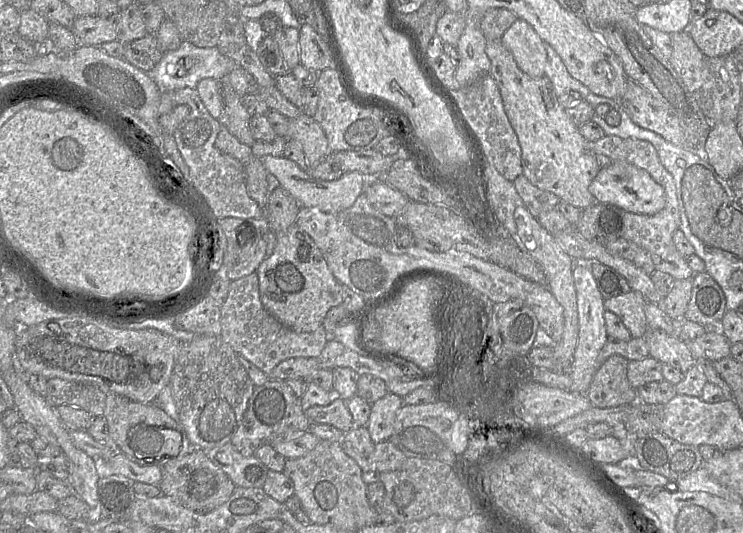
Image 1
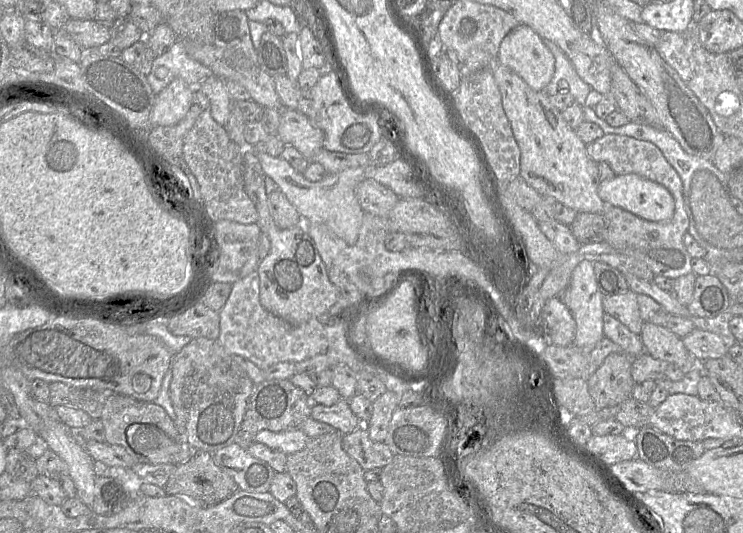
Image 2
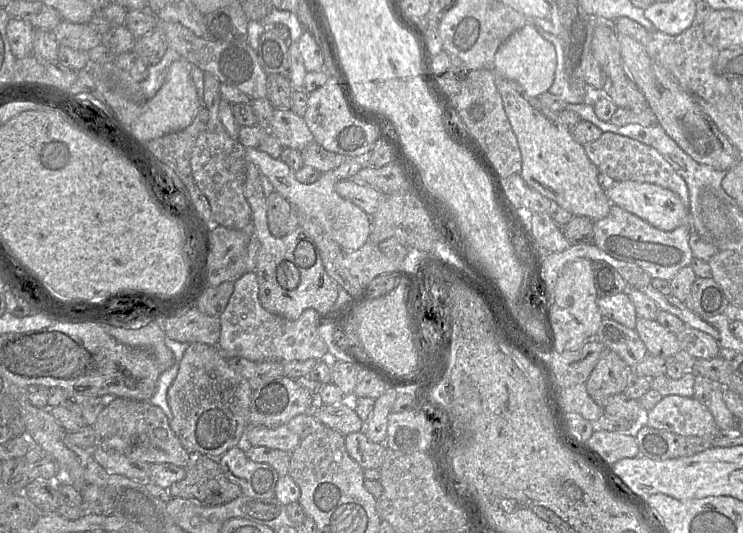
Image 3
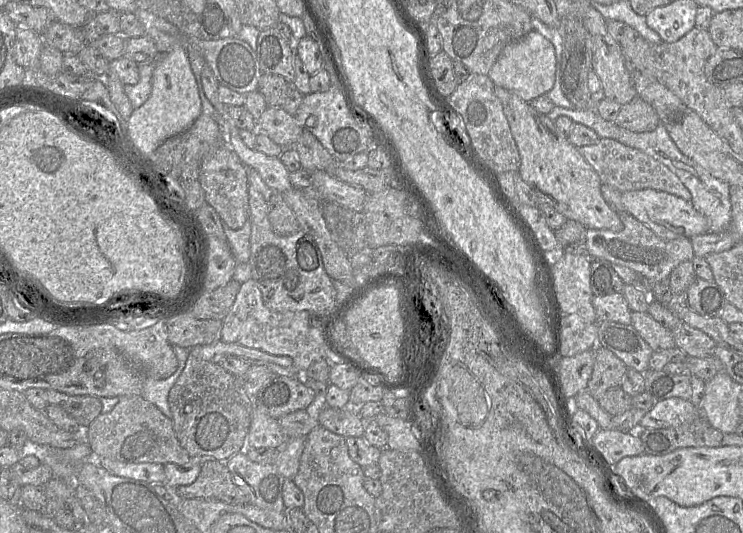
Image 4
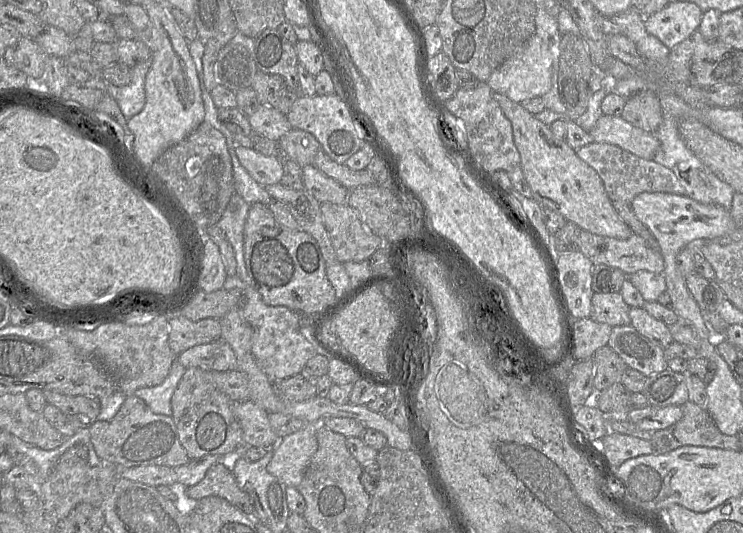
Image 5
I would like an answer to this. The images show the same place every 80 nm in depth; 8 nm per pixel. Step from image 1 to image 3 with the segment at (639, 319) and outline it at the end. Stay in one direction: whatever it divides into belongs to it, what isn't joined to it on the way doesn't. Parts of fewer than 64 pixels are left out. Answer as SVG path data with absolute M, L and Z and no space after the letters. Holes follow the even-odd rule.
M627 292L610 296L599 296L597 298L597 305L602 317L635 329L637 313Z

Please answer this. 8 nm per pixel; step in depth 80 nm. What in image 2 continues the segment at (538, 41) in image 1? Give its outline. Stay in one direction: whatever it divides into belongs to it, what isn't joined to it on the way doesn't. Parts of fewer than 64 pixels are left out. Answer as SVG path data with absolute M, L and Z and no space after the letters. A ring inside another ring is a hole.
M519 24L503 38L497 60L534 91L544 91L554 73L553 54L542 38L524 24Z

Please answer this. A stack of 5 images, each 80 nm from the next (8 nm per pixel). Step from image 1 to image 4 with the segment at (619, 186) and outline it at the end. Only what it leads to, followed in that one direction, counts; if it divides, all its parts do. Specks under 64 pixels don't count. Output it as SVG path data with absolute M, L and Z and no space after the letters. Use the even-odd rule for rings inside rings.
M646 188L623 192L621 201L625 212L645 224L662 239L673 240L681 236L690 239L709 232L709 223L706 217L695 210L691 201L686 201L676 195Z

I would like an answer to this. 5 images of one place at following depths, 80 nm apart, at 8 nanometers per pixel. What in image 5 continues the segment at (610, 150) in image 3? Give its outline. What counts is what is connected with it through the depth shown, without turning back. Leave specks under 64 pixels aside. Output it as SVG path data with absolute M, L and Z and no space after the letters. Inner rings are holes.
M593 142L576 150L576 154L597 172L611 202L623 202L630 206L633 199L643 192L686 194L686 190L681 186L672 170L653 160L640 158L618 146Z

